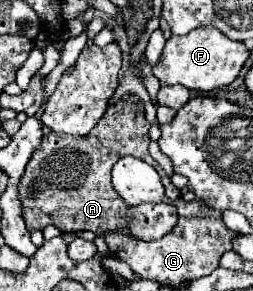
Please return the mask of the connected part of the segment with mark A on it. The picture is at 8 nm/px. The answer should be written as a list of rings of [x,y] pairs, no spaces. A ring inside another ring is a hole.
[[[135,96],[135,101],[119,101],[116,105],[110,105],[98,125],[84,137],[54,131],[44,135],[40,147],[32,153],[20,179],[20,201],[24,205],[22,217],[28,231],[54,225],[62,233],[92,231],[94,235],[104,235],[106,231],[122,229],[126,227],[126,223],[132,223],[130,231],[136,239],[152,241],[166,235],[178,219],[176,208],[172,204],[142,203],[140,207],[128,209],[110,183],[110,171],[114,163],[124,155],[132,155],[148,161],[160,173],[166,197],[180,197],[180,189],[170,183],[170,177],[148,153],[148,129],[150,123],[145,118],[144,105]],[[32,189],[34,197],[28,199],[28,191]]]

